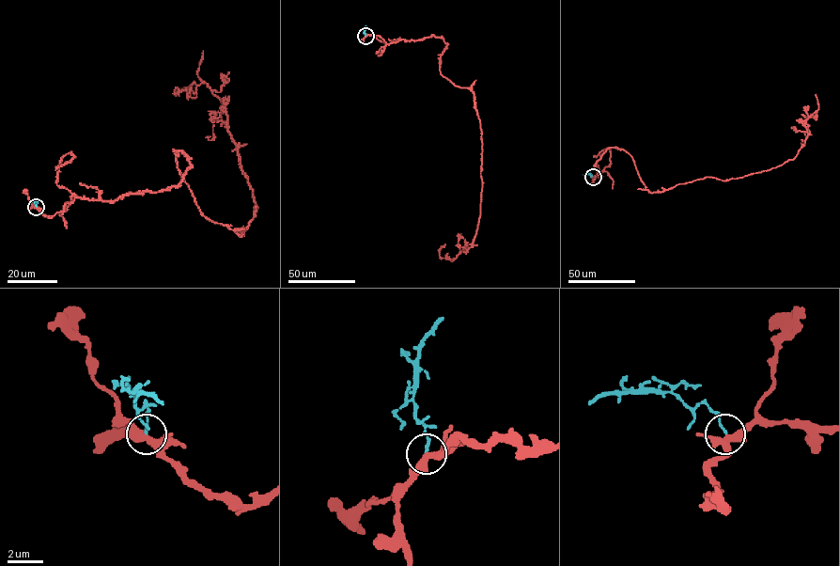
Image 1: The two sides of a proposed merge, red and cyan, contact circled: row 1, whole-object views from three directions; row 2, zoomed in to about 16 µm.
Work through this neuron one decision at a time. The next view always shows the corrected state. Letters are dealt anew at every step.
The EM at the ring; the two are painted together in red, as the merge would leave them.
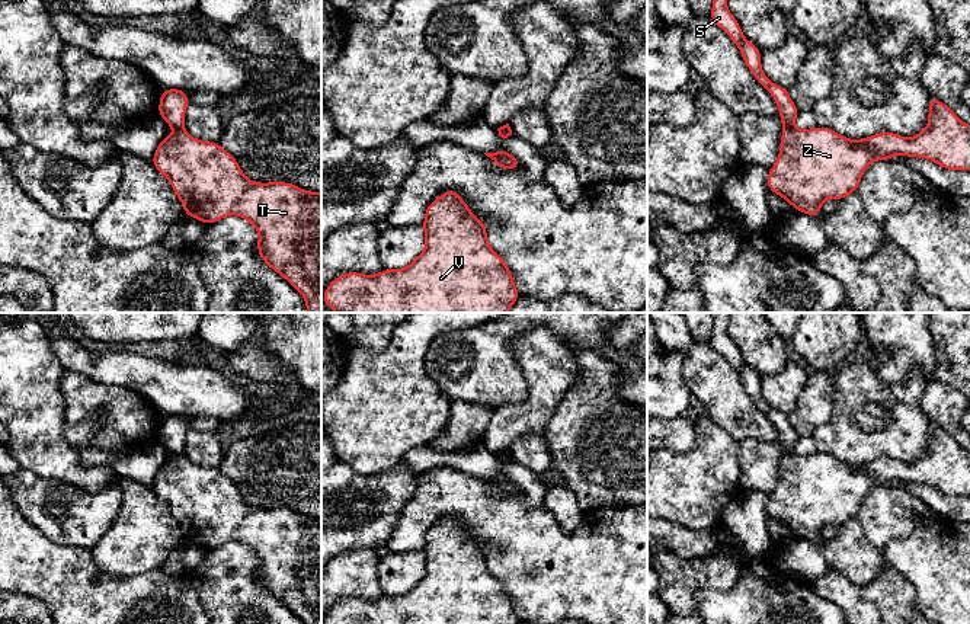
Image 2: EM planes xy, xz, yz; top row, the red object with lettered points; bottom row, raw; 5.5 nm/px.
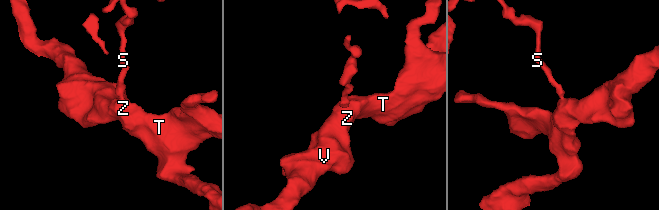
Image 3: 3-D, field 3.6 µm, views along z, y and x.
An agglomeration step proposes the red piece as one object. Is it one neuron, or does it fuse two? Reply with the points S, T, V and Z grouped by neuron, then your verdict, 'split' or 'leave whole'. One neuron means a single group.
groups S / T V Z; split

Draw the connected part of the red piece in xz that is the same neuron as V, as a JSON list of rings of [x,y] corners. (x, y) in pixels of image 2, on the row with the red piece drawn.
[[[455,189],[433,199],[422,224],[426,246],[423,252],[403,269],[382,269],[377,275],[346,272],[334,278],[321,300],[334,313],[508,313],[521,297],[505,259],[496,253],[487,239],[484,221],[478,220]]]

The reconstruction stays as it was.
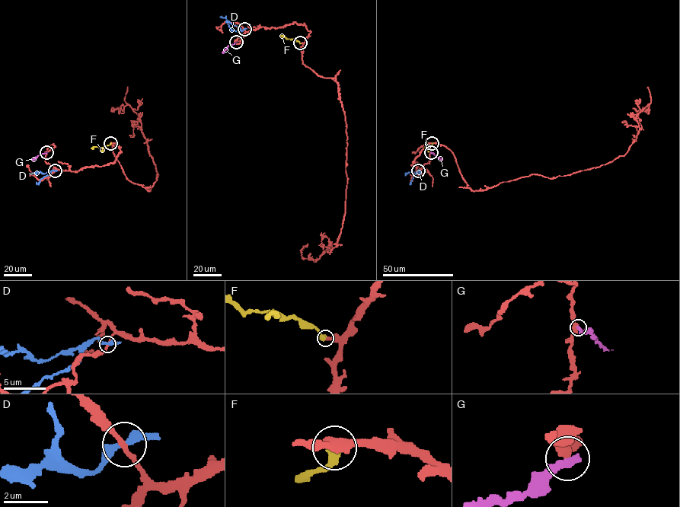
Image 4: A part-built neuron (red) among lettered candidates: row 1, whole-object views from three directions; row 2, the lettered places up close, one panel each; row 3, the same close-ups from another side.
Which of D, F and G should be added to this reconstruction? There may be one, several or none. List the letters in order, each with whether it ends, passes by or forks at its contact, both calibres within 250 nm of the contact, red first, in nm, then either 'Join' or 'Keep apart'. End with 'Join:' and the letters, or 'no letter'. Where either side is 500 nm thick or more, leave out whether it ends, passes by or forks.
D: It passes by. Thickness 220 nm (red) against 320 nm. Keep apart
F: It ends there. Thickness 240 nm (red) against 480 nm. Join
G: It ends there. Thickness 380 nm (red) against 420 nm. Keep apart
Join: F

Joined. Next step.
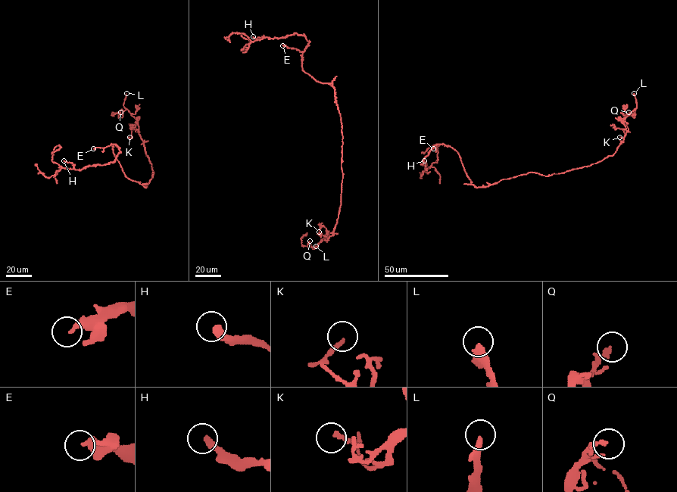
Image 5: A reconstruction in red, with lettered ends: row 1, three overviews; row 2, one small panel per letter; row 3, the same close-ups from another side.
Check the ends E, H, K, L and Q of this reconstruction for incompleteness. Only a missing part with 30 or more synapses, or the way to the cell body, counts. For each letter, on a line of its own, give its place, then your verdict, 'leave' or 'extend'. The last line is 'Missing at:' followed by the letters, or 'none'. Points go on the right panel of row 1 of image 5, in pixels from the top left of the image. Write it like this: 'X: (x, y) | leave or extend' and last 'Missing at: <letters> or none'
E: (433, 148) | leave
H: (424, 160) | leave
K: (619, 137) | leave
L: (634, 93) | extend
Q: (628, 112) | leave
Missing at: L

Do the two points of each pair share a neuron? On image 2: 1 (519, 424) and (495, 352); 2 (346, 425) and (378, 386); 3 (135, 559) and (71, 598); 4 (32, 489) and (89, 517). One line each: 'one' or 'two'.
1: two
2: one
3: two
4: one

